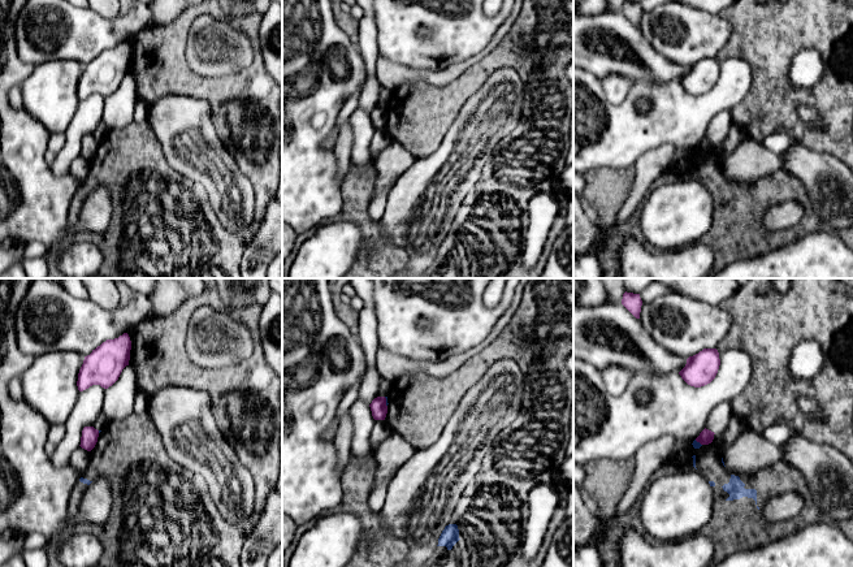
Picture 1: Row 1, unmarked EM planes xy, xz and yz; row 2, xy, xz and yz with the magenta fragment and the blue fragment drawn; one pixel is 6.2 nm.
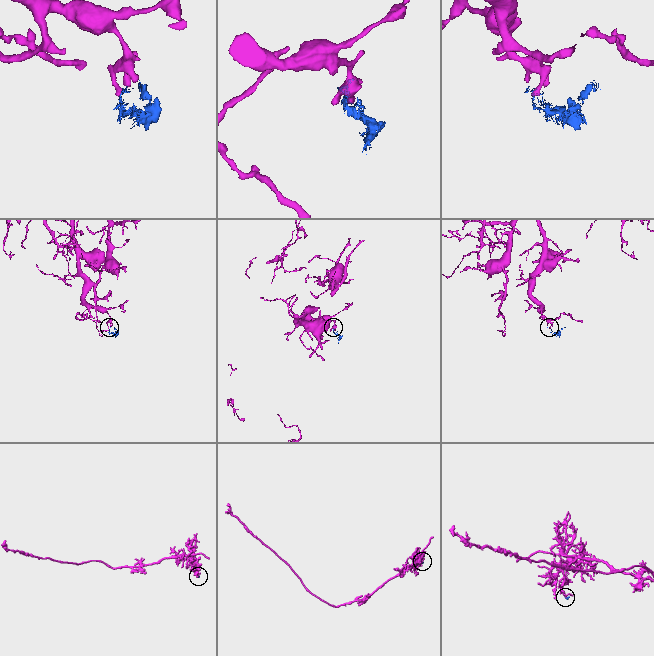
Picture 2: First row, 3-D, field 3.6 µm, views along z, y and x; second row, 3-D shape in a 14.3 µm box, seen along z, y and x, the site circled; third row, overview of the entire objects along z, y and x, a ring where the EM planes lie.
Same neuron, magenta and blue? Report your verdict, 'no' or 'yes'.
no

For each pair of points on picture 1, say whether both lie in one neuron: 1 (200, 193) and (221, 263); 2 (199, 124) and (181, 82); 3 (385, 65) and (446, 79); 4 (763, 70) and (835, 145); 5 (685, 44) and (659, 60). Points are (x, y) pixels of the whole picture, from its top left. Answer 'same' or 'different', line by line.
1: same
2: different
3: same
4: same
5: same

